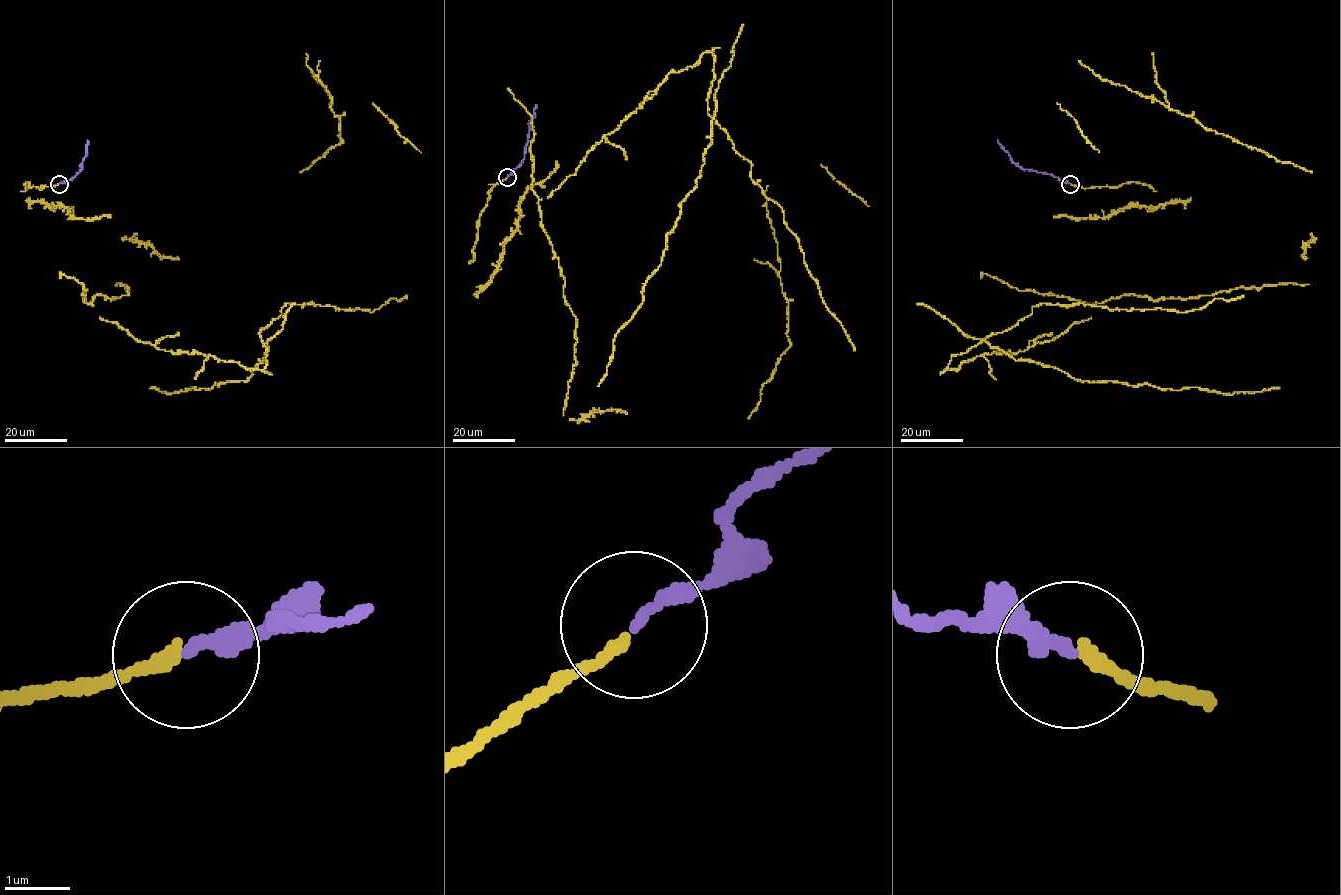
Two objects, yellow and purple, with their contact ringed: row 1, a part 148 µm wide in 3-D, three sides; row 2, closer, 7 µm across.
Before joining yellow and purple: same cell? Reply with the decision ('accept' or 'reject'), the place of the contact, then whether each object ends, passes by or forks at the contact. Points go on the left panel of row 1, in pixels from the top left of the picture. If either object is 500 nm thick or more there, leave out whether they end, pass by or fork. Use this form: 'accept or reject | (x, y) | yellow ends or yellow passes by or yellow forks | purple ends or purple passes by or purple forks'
accept | (59, 184) | yellow ends | purple ends

